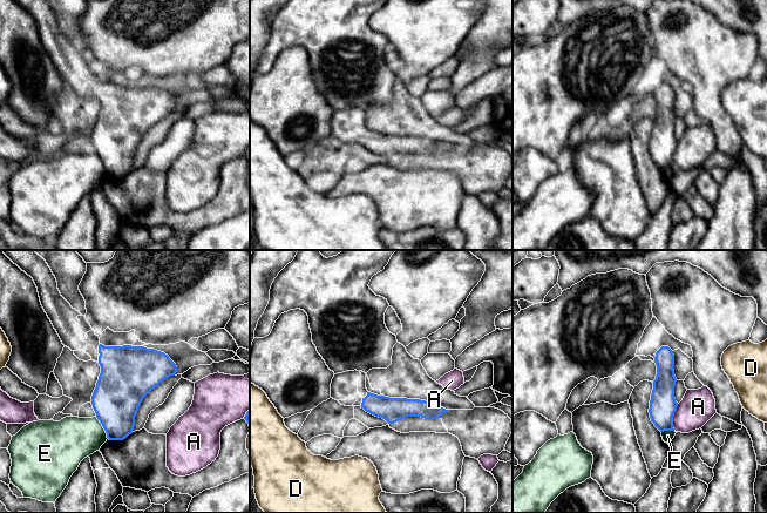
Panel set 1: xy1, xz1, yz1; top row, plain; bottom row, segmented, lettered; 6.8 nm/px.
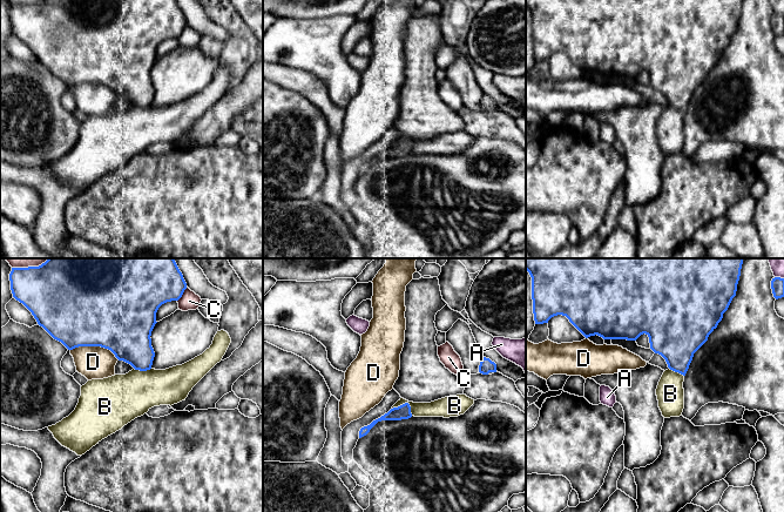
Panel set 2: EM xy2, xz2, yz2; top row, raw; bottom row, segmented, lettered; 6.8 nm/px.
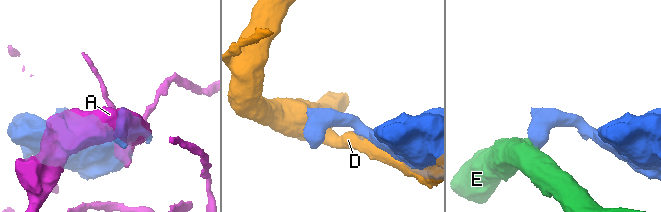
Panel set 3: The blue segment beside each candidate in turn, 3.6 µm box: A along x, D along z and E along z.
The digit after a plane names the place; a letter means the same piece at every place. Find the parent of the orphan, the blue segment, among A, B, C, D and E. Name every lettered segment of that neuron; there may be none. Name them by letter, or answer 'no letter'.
no letter

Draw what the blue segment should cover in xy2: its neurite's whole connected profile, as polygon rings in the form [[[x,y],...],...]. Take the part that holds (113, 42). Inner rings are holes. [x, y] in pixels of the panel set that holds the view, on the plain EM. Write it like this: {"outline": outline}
{"outline": [[[42,0],[12,5],[9,18],[13,34],[68,87],[101,83],[140,108],[153,102],[150,73],[158,45],[178,38],[187,26],[176,0]]]}

